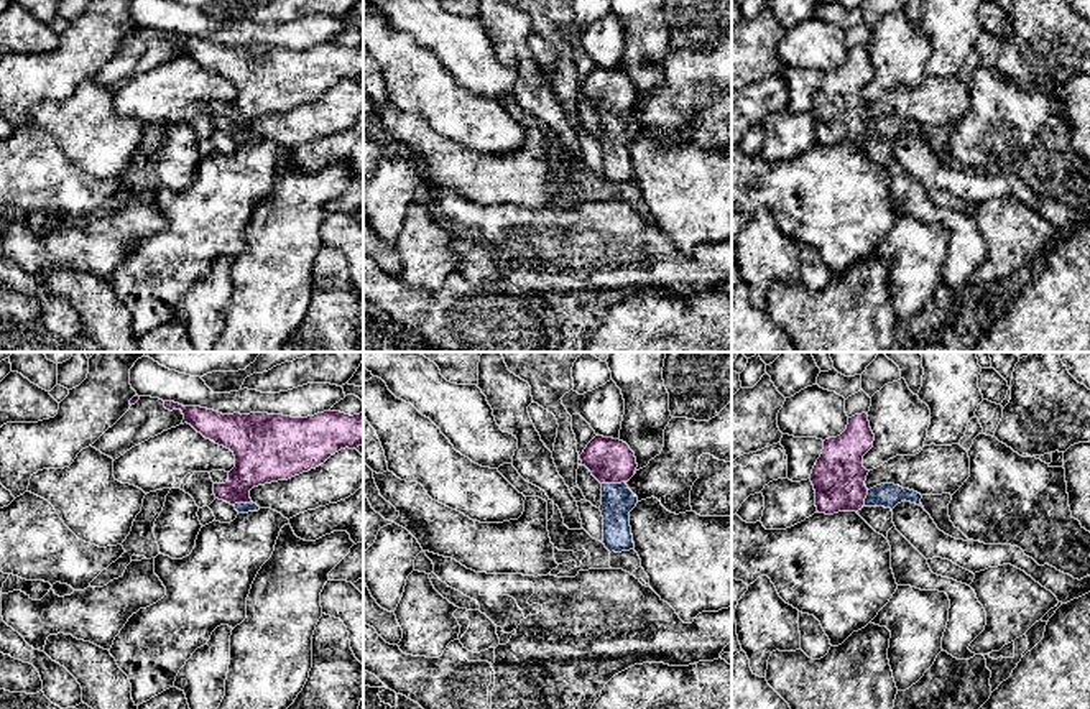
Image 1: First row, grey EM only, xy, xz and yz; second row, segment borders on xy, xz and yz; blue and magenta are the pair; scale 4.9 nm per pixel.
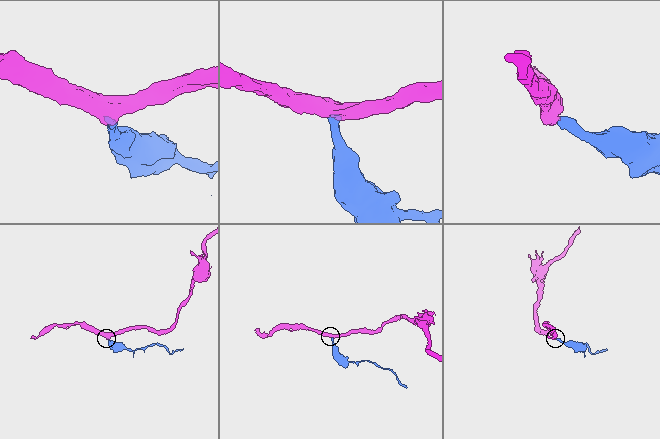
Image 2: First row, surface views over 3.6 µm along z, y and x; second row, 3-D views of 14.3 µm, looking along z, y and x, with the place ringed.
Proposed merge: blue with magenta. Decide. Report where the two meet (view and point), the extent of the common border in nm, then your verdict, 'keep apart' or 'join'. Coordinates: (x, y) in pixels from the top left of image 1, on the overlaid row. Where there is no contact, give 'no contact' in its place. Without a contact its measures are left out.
xz (614, 484) | 120 nm | join

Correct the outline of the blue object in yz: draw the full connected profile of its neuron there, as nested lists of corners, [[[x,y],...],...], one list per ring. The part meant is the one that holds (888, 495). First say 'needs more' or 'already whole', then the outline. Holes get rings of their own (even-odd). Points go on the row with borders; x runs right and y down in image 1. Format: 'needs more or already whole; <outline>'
needs more; [[[866,413],[848,418],[840,436],[824,441],[822,454],[811,474],[819,513],[858,512],[863,507],[893,510],[904,500],[922,507],[921,494],[894,484],[866,489],[870,470],[863,467],[863,456],[873,447],[873,441]]]

